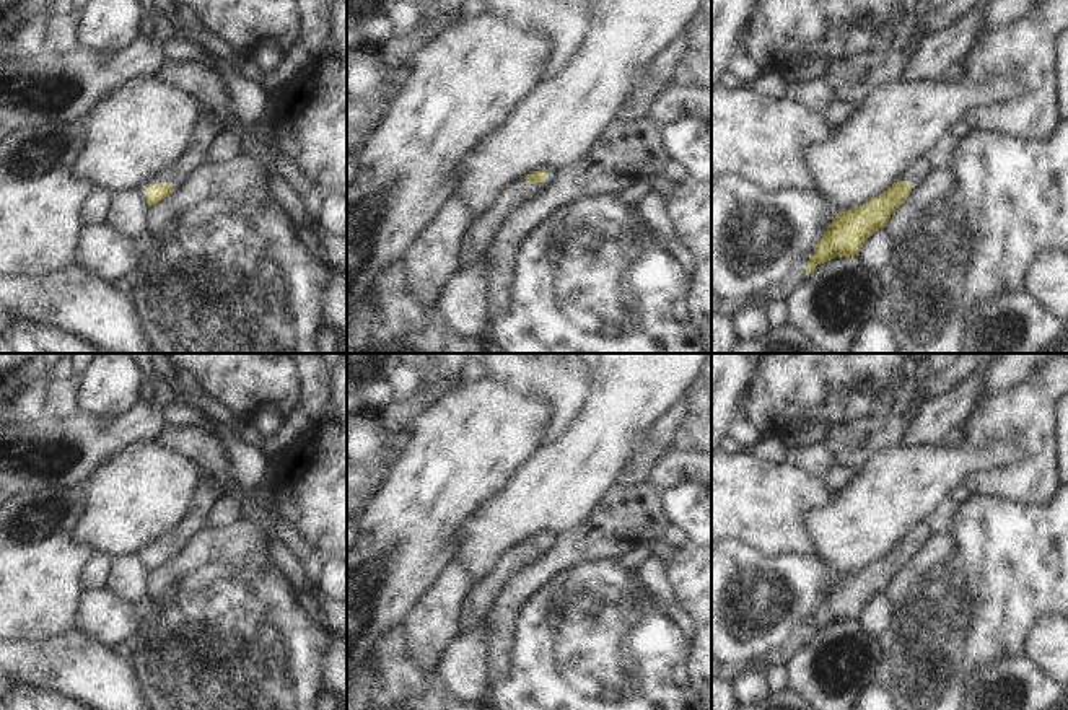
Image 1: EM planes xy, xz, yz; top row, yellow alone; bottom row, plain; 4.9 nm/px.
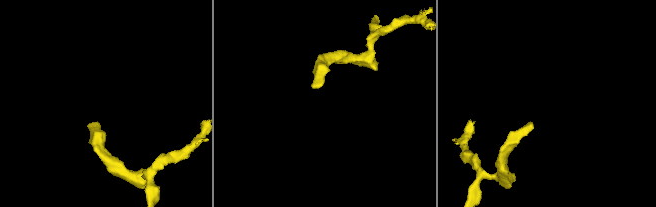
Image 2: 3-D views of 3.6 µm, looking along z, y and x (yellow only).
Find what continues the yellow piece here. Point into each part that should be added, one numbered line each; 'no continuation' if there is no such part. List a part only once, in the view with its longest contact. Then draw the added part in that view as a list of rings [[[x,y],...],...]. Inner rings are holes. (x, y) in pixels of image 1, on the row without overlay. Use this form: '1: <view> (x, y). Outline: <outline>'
1: xy (205, 495). Outline: [[[204,477],[187,516],[158,539],[156,549],[174,547],[189,541],[204,524],[205,513],[217,500],[213,485]]]

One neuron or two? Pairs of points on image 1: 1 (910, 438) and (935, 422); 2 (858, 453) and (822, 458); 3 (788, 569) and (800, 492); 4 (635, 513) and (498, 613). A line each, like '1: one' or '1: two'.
1: one
2: two
3: two
4: one

